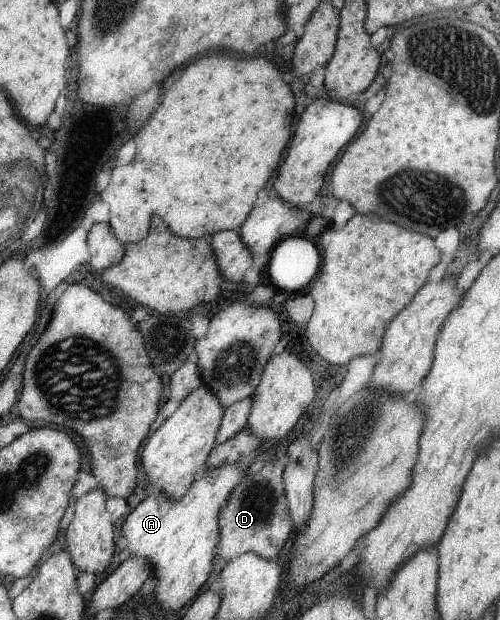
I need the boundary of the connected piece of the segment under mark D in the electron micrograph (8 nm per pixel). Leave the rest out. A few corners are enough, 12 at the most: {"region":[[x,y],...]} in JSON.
{"region":[[283,459],[252,468],[220,509],[216,554],[268,560],[294,531]]}

